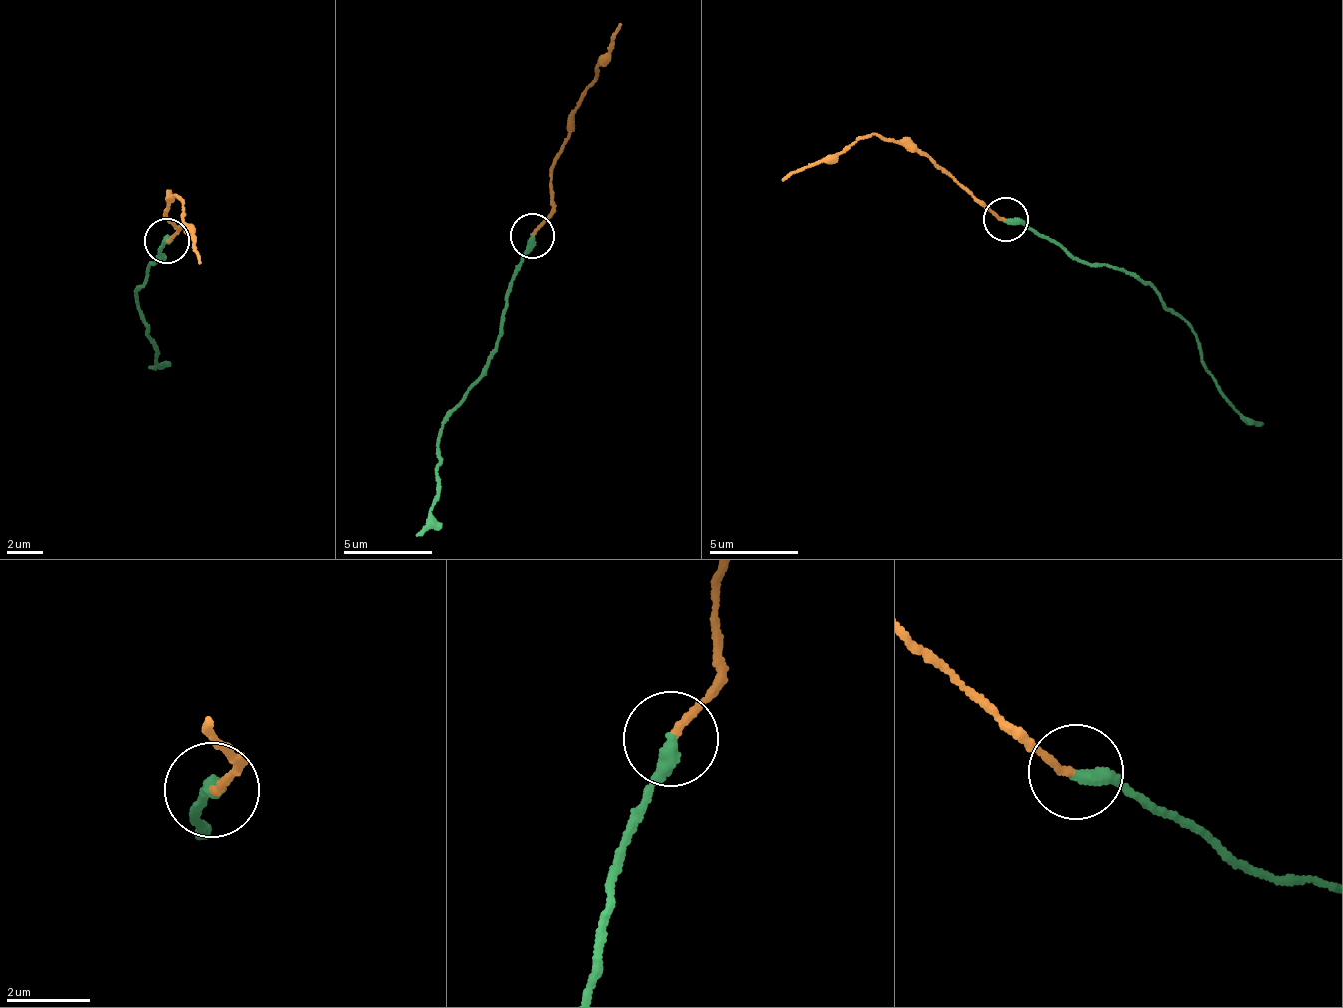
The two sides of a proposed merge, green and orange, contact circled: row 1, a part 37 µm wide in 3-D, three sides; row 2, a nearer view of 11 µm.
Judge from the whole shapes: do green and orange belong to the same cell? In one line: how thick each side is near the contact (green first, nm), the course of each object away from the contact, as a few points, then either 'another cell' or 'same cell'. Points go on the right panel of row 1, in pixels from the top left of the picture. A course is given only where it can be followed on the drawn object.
calibres 340 and 170 nm; course green (1005, 218), (1018, 218), (1088, 262), (1109, 264), (1150, 287), (1193, 331), (1217, 390), (1248, 417), (1263, 422); course orange (1005, 218), (979, 205), (937, 162), (875, 136), (827, 153), (783, 182); another cell

